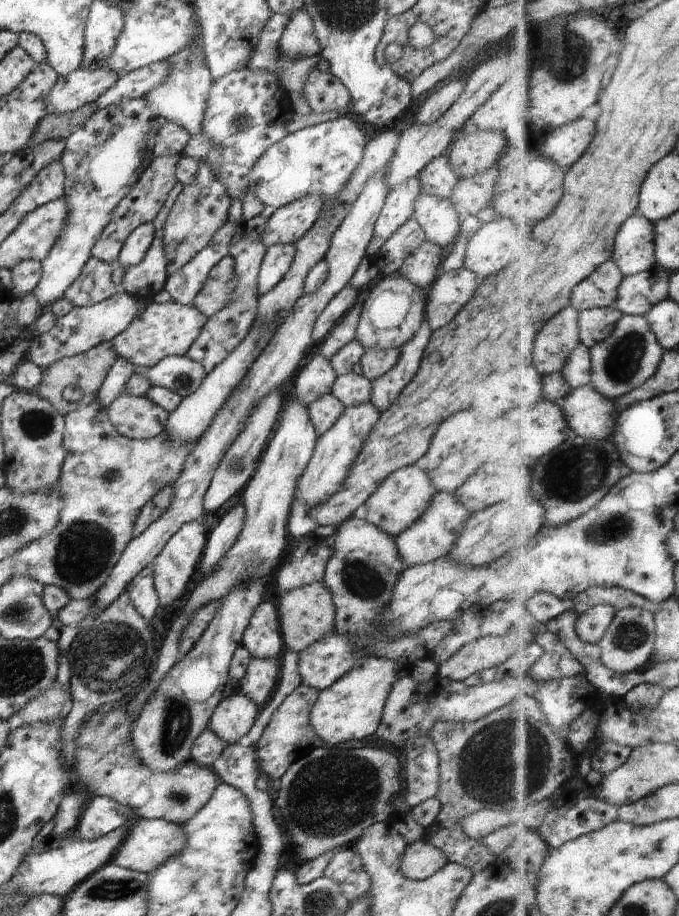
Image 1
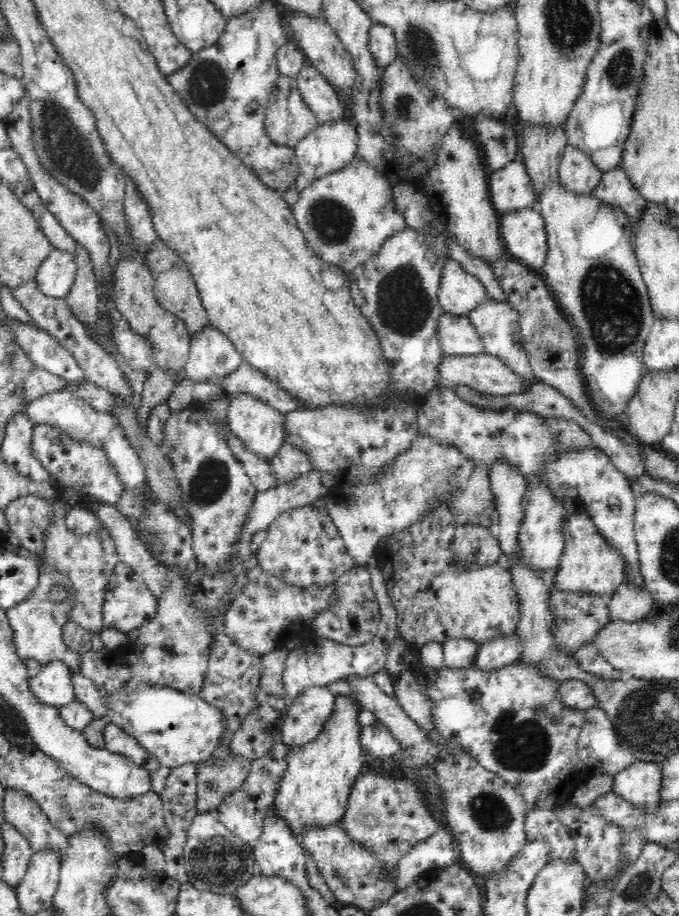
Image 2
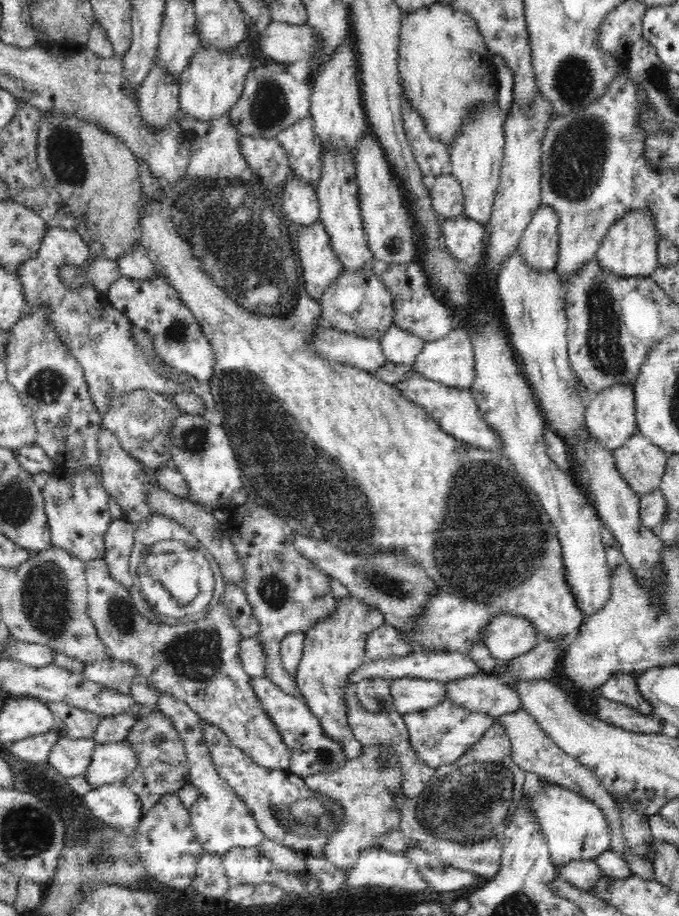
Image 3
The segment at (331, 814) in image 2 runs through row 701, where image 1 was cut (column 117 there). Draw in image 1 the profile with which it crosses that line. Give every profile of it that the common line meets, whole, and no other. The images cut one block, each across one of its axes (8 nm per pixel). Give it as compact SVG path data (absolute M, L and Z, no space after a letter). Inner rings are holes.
M154 299L136 314L123 332L116 334L110 341L117 358L131 362L138 369L151 367L166 356L183 356L205 321L205 316L193 305L179 304L172 299L161 302Z

